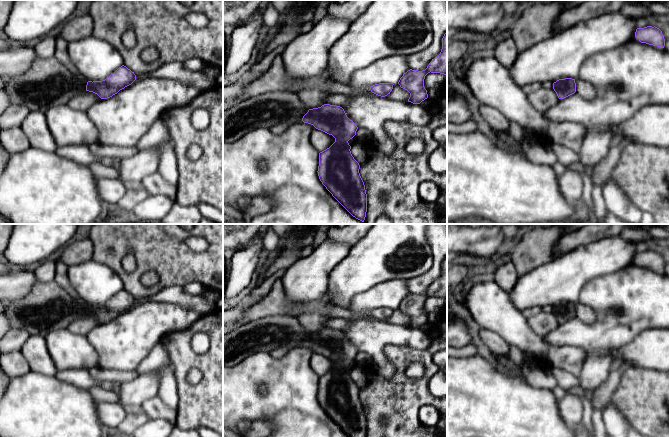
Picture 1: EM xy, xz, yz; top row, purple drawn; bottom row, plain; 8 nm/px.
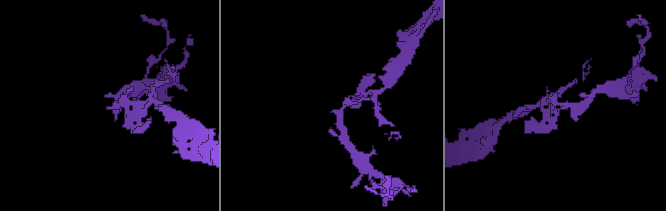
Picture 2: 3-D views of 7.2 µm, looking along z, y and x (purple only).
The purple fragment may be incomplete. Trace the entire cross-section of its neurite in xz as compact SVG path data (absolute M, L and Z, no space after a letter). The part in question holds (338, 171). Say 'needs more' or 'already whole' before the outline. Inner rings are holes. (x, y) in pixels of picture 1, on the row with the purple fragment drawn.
needs more; M270 91L240 101L223 112L223 142L234 142L258 128L272 129L280 124L308 123L335 138L335 142L319 153L318 176L332 196L356 219L364 222L367 212L367 194L360 176L359 163L351 154L348 141L356 135L358 127L340 106L324 104L307 109L296 93Z

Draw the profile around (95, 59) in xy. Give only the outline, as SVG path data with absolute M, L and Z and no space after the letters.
M93 35L69 42L67 51L77 74L87 81L105 80L123 65L119 51Z

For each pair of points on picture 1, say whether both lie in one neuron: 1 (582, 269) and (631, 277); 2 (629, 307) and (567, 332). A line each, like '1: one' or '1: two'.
1: two
2: one

